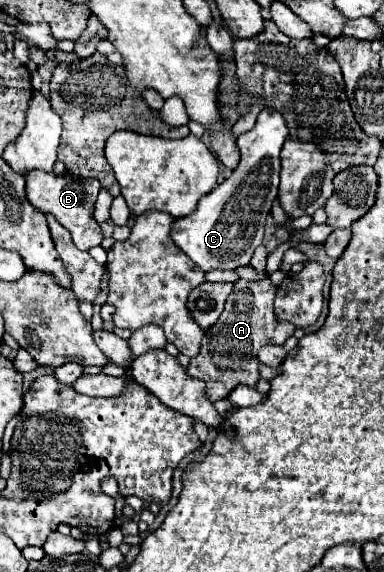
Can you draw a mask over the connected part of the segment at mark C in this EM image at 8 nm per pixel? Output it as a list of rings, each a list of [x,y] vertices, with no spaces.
[[[260,111],[254,129],[238,137],[242,153],[234,173],[200,199],[196,211],[172,223],[174,243],[202,269],[234,269],[248,265],[254,249],[262,243],[264,223],[278,193],[280,181],[280,149],[288,129],[278,111]]]

